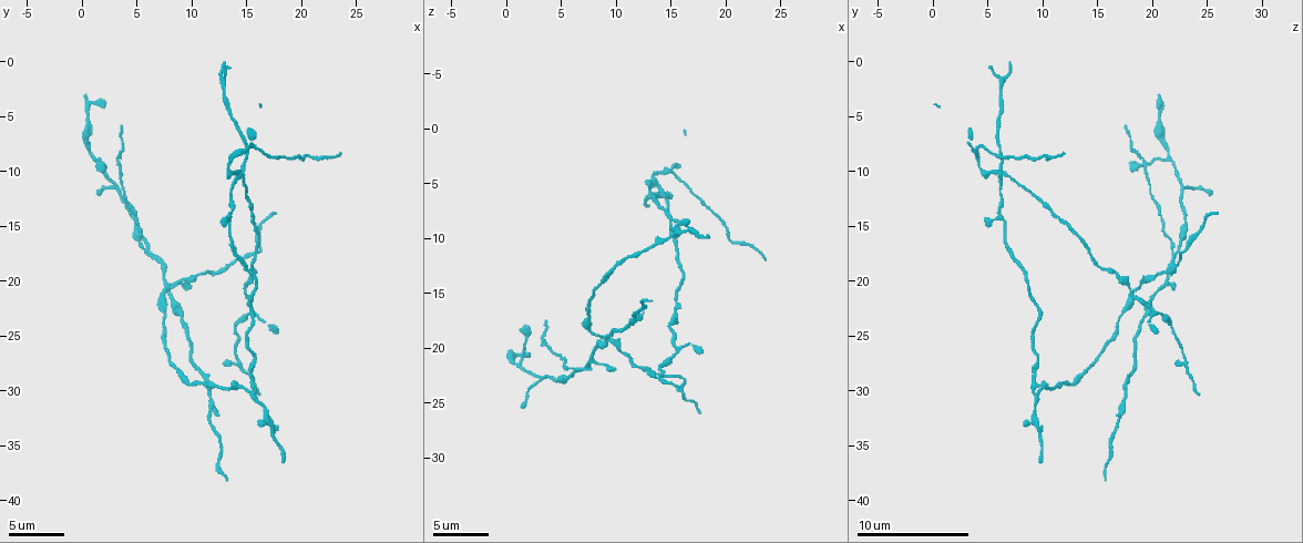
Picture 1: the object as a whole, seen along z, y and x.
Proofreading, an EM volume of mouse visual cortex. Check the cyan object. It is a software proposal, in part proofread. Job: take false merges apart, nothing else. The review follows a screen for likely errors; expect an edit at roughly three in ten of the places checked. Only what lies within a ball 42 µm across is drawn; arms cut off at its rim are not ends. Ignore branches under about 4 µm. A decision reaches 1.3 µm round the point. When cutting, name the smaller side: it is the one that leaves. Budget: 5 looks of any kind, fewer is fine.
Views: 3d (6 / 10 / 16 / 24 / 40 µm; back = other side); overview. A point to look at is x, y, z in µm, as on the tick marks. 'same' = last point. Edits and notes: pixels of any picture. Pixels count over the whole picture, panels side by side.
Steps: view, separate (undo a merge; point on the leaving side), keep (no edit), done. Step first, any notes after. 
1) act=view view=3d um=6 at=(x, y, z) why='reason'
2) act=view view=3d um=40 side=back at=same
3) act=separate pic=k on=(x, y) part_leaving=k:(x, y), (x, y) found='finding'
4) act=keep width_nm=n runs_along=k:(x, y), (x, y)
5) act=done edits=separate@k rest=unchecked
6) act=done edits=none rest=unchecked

act=view view=3d um=16 at=(15.2, 7.8, 4.0) why='arms part here'

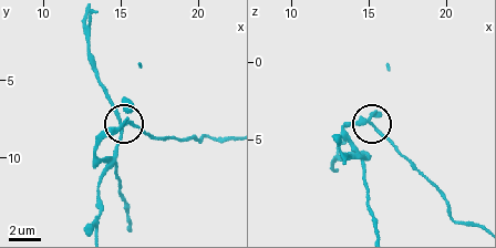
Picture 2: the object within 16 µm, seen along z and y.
act=separate pic=2 on=(135, 125) arms=3 found='a second neuron is stuck on'

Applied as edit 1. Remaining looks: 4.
act=view view=overview

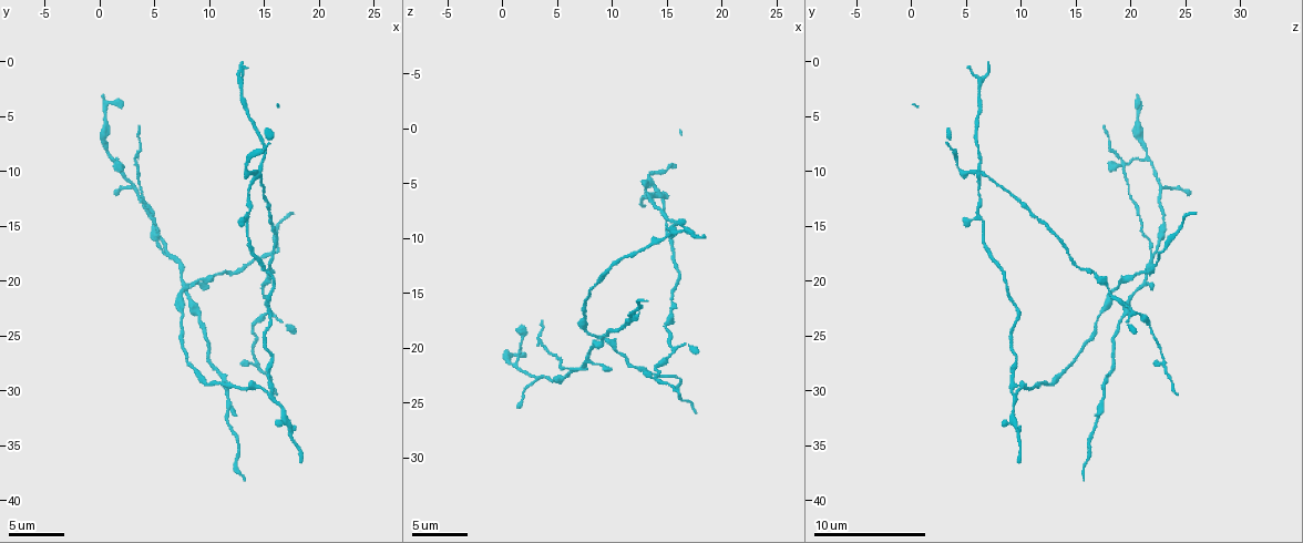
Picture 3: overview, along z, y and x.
act=view view=3d um=10 at=(10.4, 29.2, 12.2) why='calibre changes'

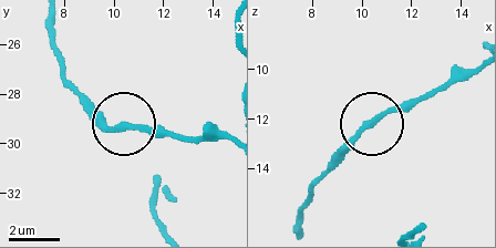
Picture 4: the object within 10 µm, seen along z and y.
act=view view=3d um=10 side=back at=(10.2, 29.4, 12.3) why='other side'

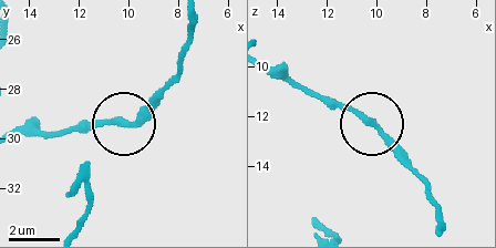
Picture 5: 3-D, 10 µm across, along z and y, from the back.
act=keep runs_along=5:(18, 131), (125, 124), (162, 95) found='one neuron here'

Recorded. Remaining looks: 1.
act=view view=3d um=10 at=(8.4, 22.0, 19.8) why='three arms meet'

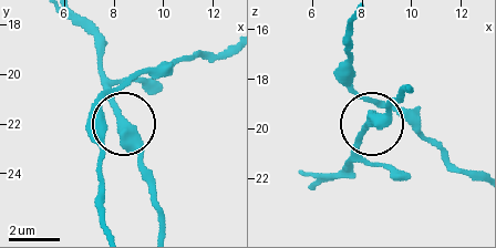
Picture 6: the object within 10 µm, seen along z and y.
act=keep side_arm_um=20 arms=3 found='all the same neuron'

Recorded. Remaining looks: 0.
act=done edits=separate@2 rest=unchecked

